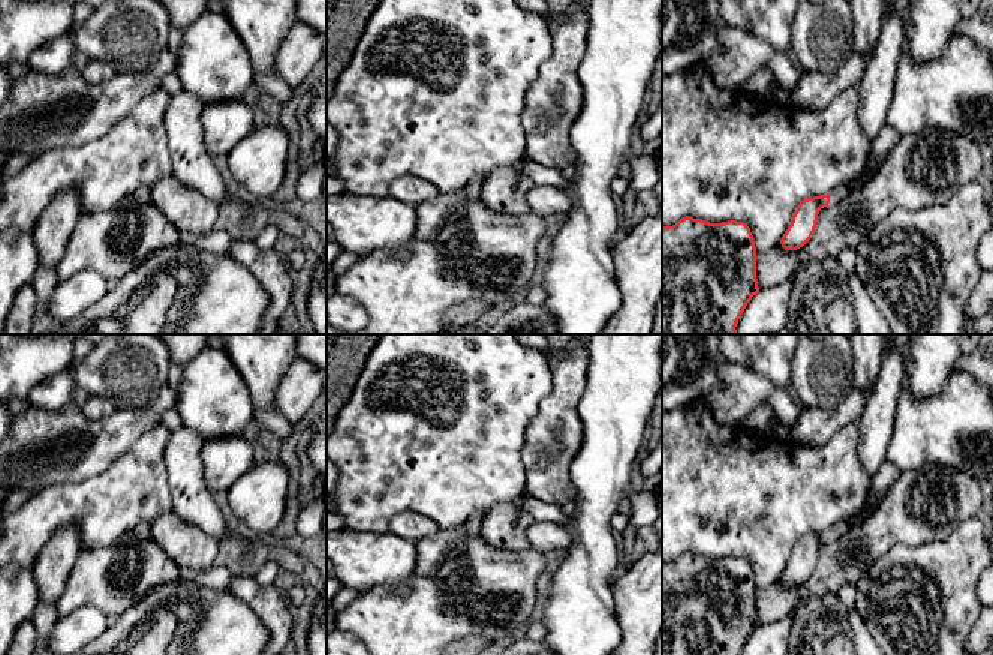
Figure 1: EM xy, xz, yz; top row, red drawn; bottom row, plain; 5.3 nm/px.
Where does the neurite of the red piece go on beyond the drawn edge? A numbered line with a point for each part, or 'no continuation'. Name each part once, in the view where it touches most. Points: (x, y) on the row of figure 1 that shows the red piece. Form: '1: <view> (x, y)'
1: yz (837, 194)

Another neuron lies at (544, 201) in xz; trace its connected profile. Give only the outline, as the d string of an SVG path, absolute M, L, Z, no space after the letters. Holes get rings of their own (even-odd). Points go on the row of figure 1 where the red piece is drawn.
M533 186L526 193L526 201L532 210L532 214L544 219L551 214L566 216L571 210L571 201L560 187Z

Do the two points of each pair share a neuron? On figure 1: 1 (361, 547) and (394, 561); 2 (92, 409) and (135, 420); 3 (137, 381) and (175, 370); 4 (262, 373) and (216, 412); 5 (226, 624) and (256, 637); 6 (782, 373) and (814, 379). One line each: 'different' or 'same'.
1: same
2: different
3: different
4: different
5: same
6: different

